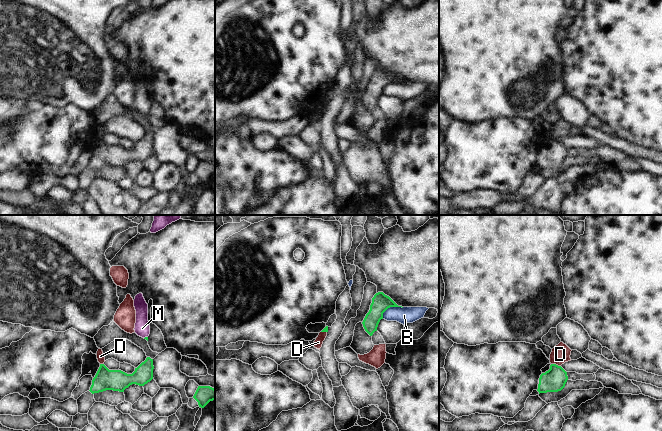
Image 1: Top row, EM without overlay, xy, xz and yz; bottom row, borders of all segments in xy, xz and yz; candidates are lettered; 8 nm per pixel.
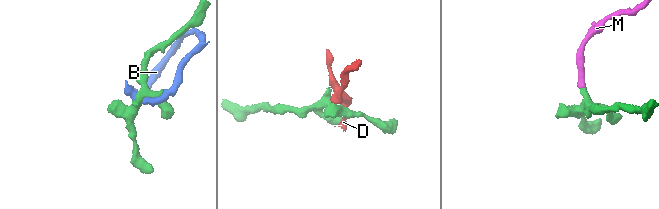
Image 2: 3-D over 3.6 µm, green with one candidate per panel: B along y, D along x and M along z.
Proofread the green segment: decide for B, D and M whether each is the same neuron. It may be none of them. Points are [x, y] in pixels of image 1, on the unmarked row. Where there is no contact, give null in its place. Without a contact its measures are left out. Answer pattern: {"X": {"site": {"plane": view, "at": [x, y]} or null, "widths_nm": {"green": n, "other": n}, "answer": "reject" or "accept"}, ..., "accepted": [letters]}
{"B": {"site": {"plane": "xz", "at": [390, 82]}, "widths_nm": {"green": 140, "other": 130}, "answer": "reject"}, "D": {"site": {"plane": "yz", "at": [555, 140]}, "widths_nm": {"green": 190, "other": 150}, "answer": "reject"}, "M": {"site": {"plane": "xy", "at": [145, 113]}, "widths_nm": {"green": 20, "other": 130}, "answer": "accept"}, "accepted": ["M"]}

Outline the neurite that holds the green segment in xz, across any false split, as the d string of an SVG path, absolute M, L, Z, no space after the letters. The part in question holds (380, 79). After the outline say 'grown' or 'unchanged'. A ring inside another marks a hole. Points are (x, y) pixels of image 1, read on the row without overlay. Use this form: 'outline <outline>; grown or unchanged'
outline M378 68L372 74L370 86L366 90L362 100L365 107L372 112L377 107L378 100L383 95L383 89L390 83L402 83L398 82L389 72L383 68Z; unchanged

